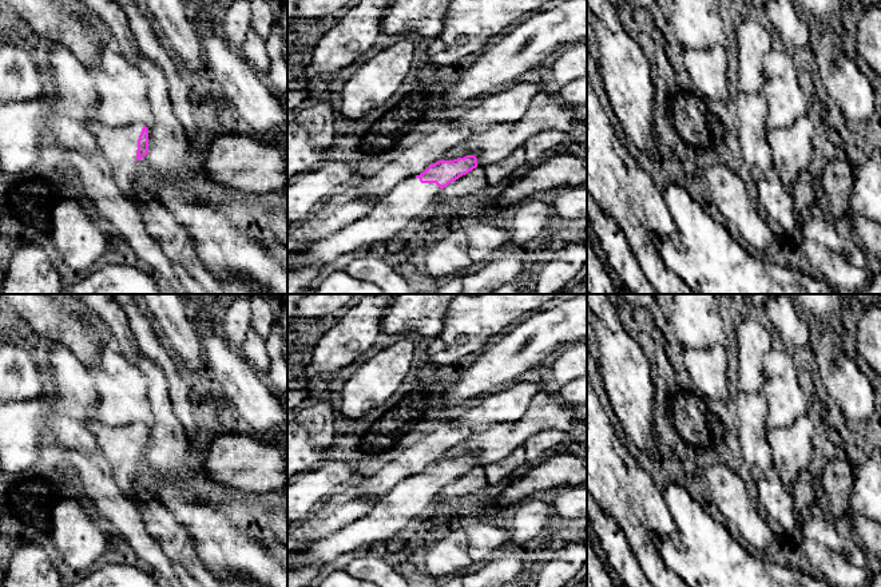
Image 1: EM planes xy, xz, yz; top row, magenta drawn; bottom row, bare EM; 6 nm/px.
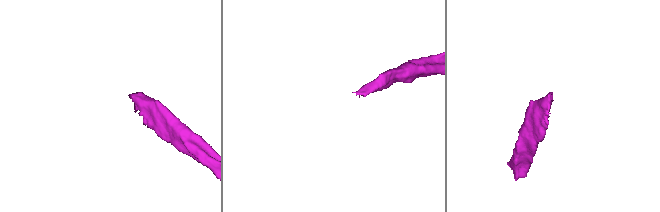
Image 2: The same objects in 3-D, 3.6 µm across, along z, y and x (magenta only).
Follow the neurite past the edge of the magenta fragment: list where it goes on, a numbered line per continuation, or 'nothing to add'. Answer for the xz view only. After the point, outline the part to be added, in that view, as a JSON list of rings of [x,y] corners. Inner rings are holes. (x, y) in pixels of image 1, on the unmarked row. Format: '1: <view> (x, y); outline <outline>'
1: xz (395, 512); outline [[[410,476],[381,495],[373,508],[342,530],[317,539],[303,552],[287,558],[295,563],[328,564],[337,556],[405,535],[410,527],[434,508],[441,488]]]

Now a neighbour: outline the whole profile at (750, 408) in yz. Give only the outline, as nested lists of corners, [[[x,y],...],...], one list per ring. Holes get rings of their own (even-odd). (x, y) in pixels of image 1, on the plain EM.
[[[761,392],[733,397],[738,424],[739,448],[754,476],[774,465],[766,427],[766,398]]]

